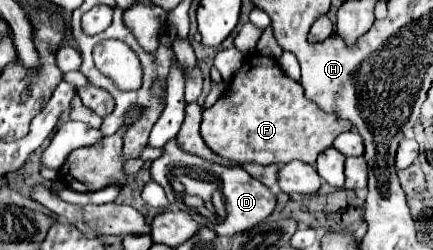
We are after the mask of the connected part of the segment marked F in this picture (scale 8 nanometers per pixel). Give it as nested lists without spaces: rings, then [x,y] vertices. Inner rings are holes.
[[[250,54],[228,84],[228,90],[212,108],[204,110],[200,134],[206,146],[230,160],[232,166],[246,162],[286,164],[292,160],[314,164],[318,154],[330,148],[334,138],[350,128],[352,124],[348,120],[328,114],[308,100],[302,86],[288,78],[276,60]]]

